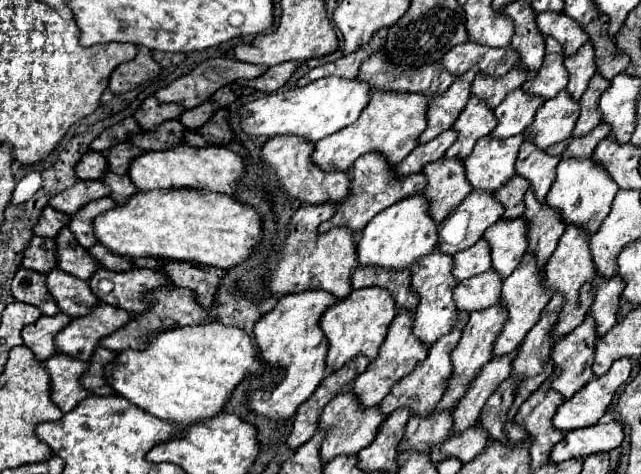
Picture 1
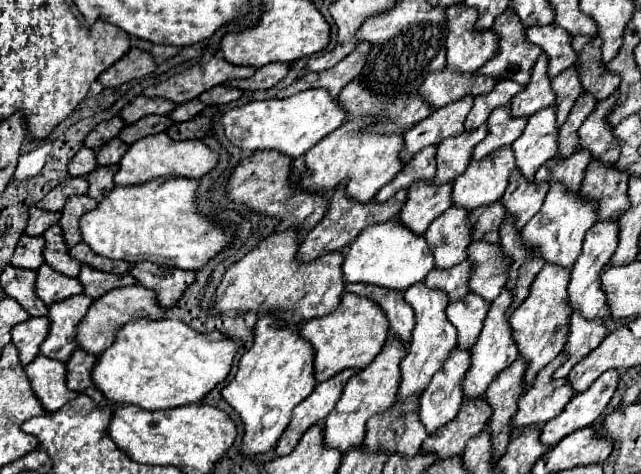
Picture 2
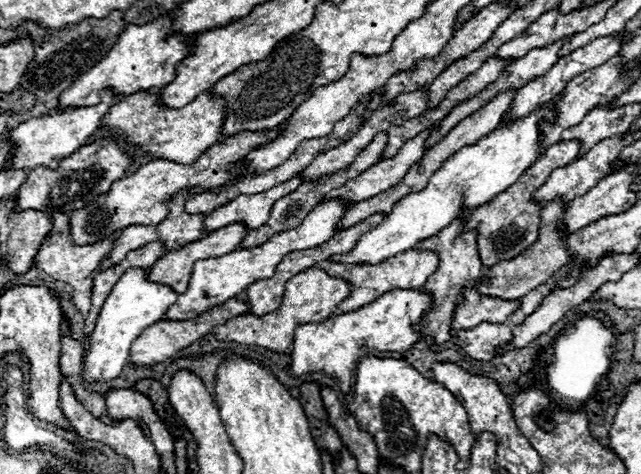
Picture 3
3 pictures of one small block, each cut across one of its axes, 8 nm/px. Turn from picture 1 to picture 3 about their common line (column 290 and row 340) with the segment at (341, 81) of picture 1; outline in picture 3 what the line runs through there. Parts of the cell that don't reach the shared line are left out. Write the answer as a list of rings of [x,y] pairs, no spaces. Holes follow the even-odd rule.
[[[140,268],[126,270],[112,288],[112,292],[108,294],[106,304],[102,306],[94,330],[90,334],[88,352],[84,356],[84,370],[82,370],[84,382],[94,384],[94,382],[110,382],[118,378],[128,362],[132,342],[142,334],[144,328],[158,322],[164,316],[164,312],[176,302],[176,298],[178,294],[168,286],[148,282],[146,270]]]

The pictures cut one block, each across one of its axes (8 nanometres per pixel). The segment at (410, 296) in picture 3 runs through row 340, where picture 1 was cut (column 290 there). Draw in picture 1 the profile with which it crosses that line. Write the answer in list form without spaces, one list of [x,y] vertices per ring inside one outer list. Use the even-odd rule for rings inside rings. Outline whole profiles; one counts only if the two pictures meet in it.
[[[302,290],[282,296],[274,310],[264,314],[254,324],[254,338],[260,348],[260,356],[274,368],[282,370],[280,380],[272,390],[250,392],[250,408],[256,414],[264,414],[274,420],[288,420],[296,408],[312,396],[326,374],[326,352],[328,340],[320,328],[322,314],[336,304],[338,298],[326,290]]]

